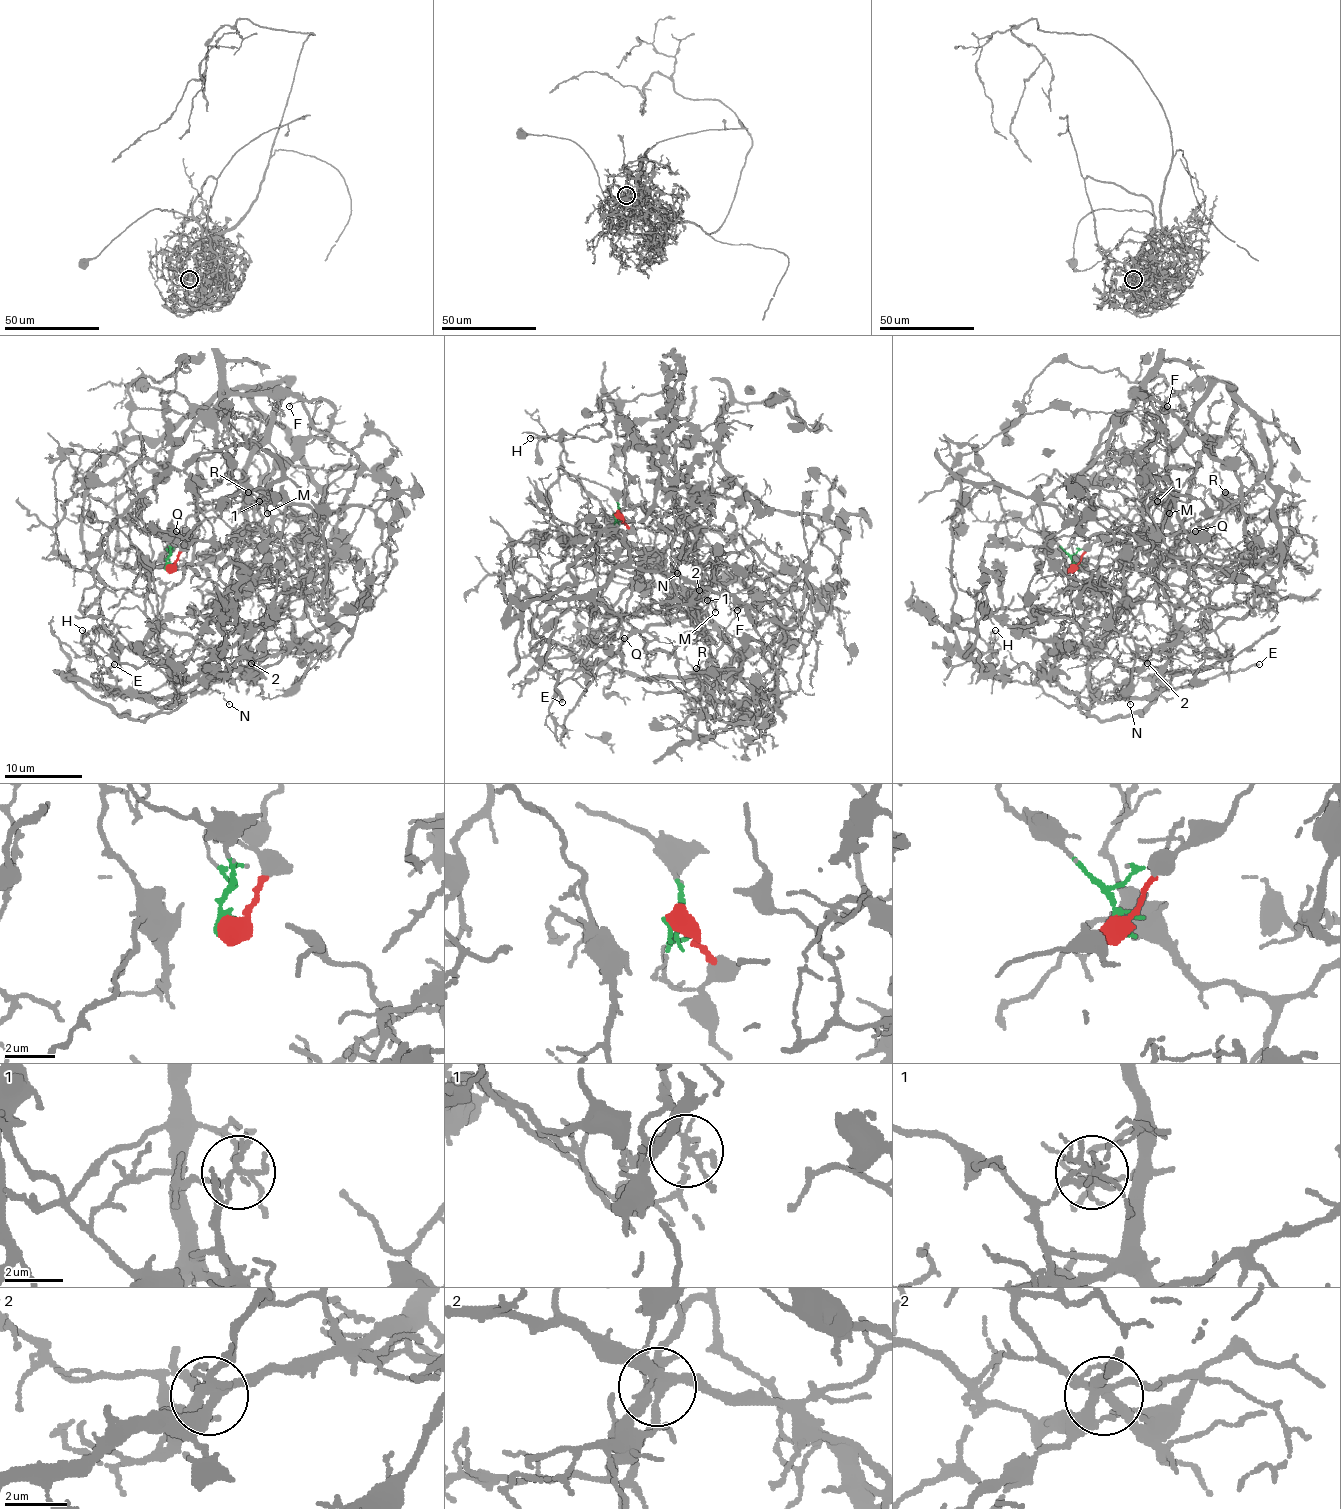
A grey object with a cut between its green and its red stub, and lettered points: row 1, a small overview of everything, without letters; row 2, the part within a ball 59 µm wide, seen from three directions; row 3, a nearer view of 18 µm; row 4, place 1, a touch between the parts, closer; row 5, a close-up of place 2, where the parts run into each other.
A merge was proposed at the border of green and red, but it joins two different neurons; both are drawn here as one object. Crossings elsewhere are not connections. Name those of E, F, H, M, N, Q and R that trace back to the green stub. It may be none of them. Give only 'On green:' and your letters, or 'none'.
On green: F, H, M, Q, R

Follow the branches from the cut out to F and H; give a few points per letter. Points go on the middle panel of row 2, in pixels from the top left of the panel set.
F: (615, 516), (605, 487), (576, 477), (615, 530), (674, 585), (740, 583), (750, 597), (736, 610)
H: (615, 516), (605, 487), (562, 468), (562, 442), (605, 419), (607, 434), (597, 440), (562, 432), (531, 438)

